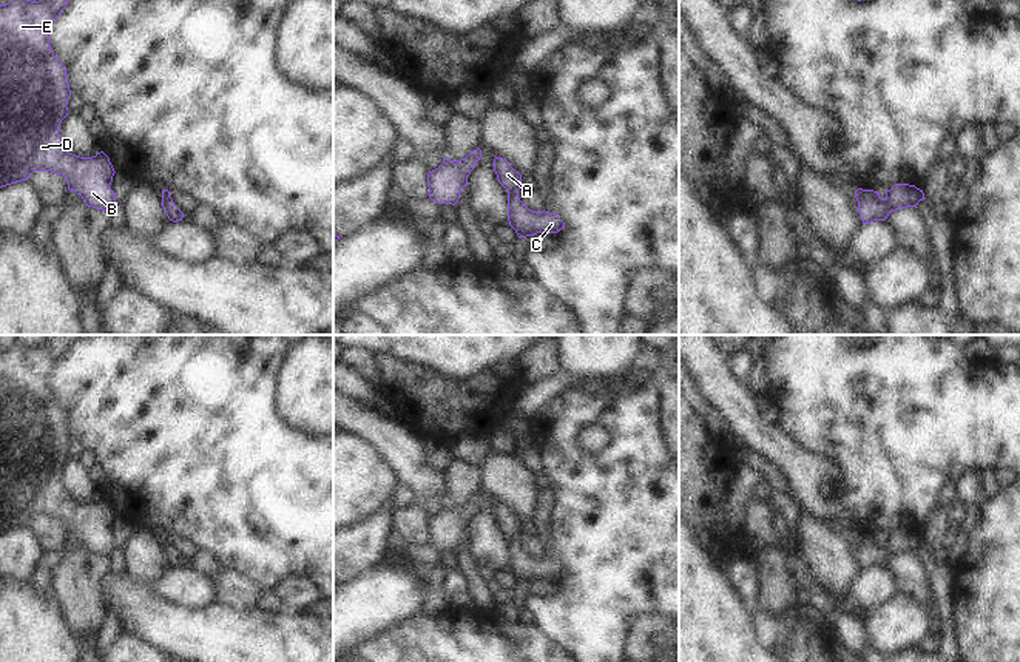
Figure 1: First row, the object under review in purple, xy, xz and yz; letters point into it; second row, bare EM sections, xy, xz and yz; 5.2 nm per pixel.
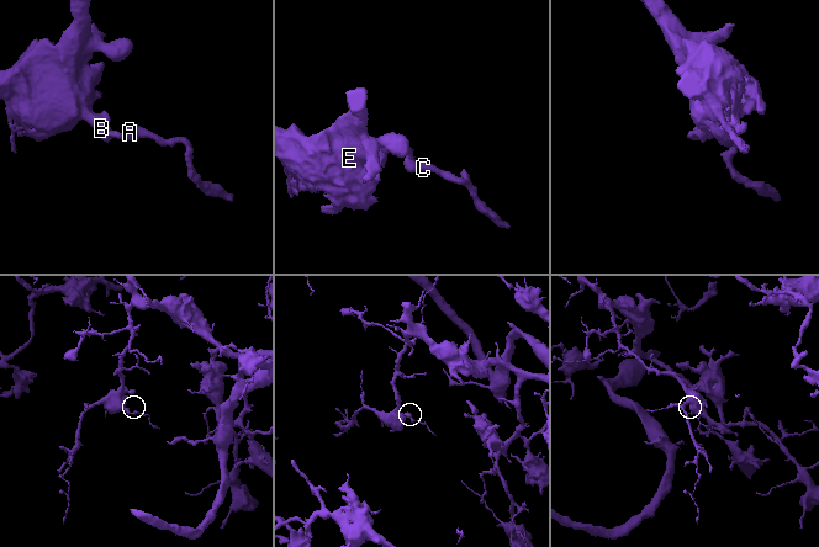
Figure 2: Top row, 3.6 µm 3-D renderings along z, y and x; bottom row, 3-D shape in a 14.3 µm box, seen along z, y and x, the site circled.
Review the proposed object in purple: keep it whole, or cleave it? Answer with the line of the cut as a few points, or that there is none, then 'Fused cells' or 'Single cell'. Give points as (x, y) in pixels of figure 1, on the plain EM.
No split. Single cell.

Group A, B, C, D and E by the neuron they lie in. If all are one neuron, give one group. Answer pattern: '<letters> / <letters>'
A B C D E

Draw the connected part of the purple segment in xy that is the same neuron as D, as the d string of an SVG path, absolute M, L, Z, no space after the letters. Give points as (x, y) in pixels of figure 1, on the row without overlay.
M49 335L39 347L15 341L9 349L0 350L0 534L28 526L34 517L51 517L66 525L68 535L82 542L88 552L110 557L116 540L110 534L114 514L110 503L100 497L93 503L73 500L60 485L62 466L68 461L71 441L66 414L54 401L49 390L49 373L80 335Z

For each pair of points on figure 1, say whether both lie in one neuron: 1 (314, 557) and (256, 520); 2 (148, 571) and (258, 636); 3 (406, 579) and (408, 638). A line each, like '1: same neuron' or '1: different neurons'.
1: same neuron
2: different neurons
3: different neurons

